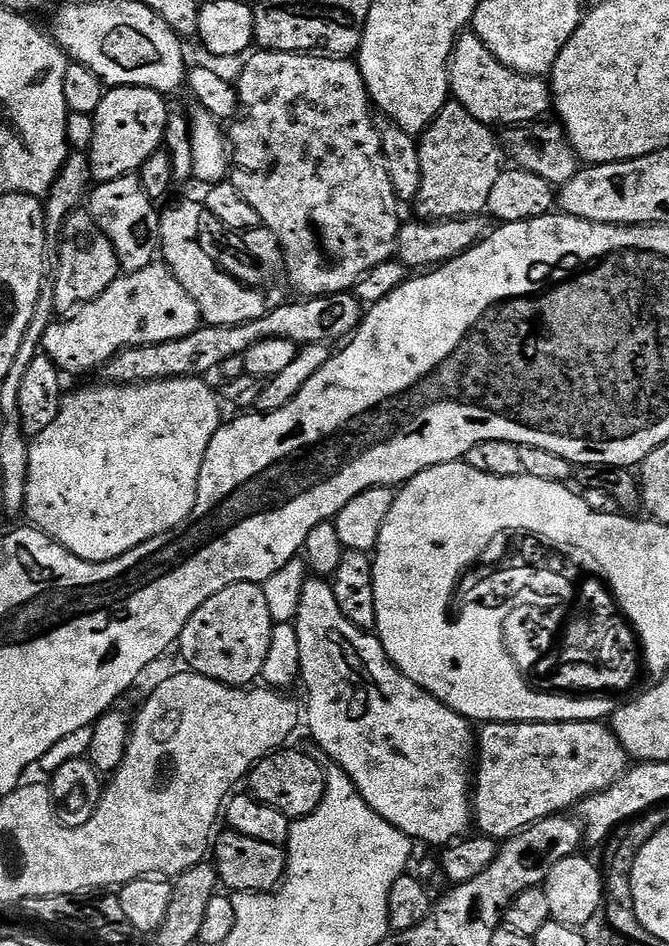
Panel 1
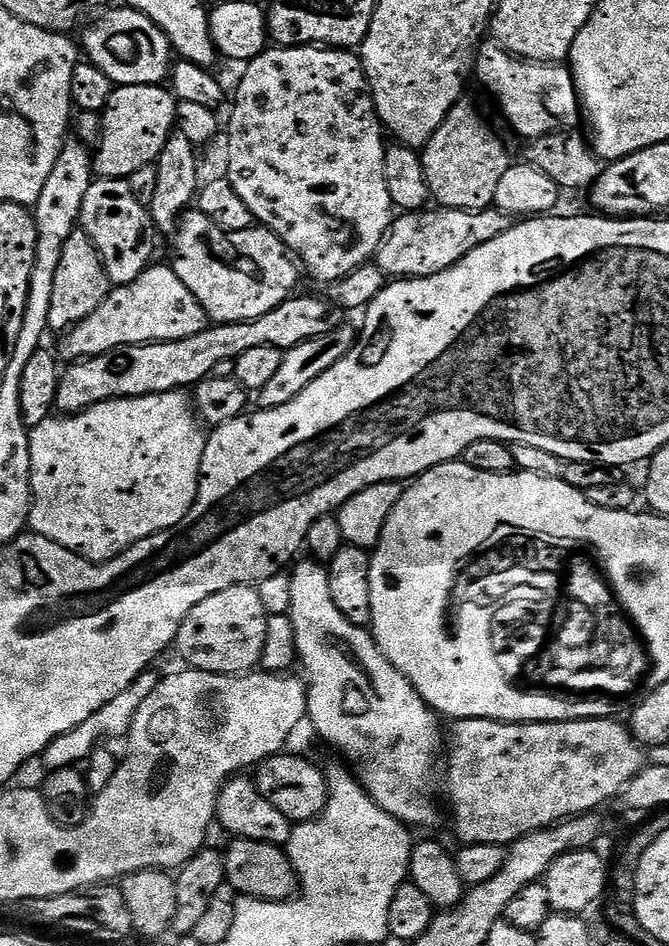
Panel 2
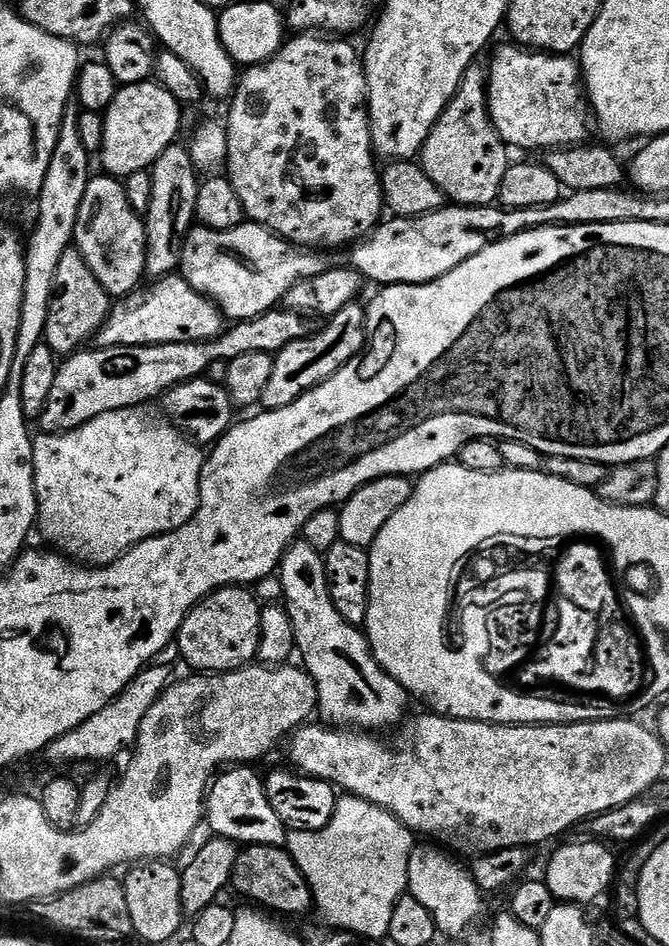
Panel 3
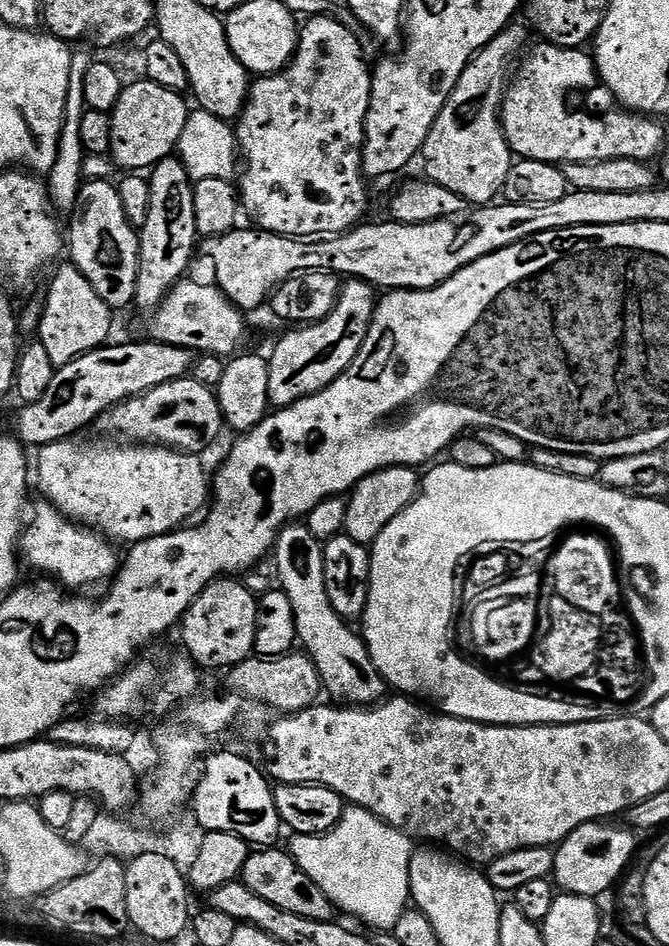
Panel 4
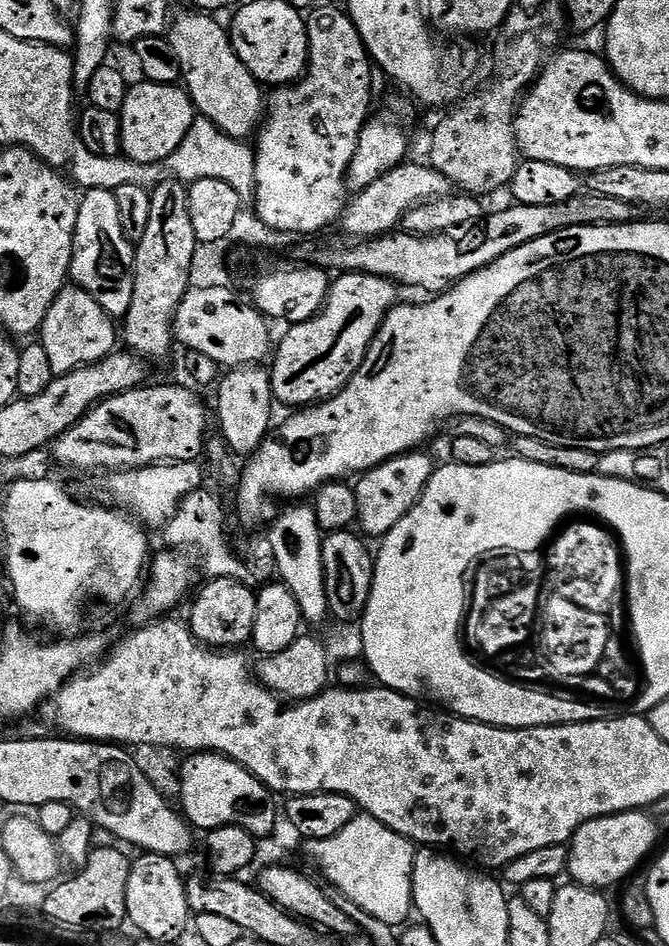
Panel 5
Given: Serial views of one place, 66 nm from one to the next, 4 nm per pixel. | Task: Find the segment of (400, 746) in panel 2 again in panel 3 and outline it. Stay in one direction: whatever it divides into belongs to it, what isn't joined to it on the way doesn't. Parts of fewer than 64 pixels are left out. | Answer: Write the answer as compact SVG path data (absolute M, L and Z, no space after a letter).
M297 542L288 547L288 556L290 559L280 561L280 588L284 591L283 603L290 614L290 622L294 622L298 656L304 659L303 667L316 683L319 715L324 715L321 717L329 725L342 728L395 729L405 719L404 711L408 708L410 697L404 687L378 663L367 635L334 610L321 549L306 542Z

